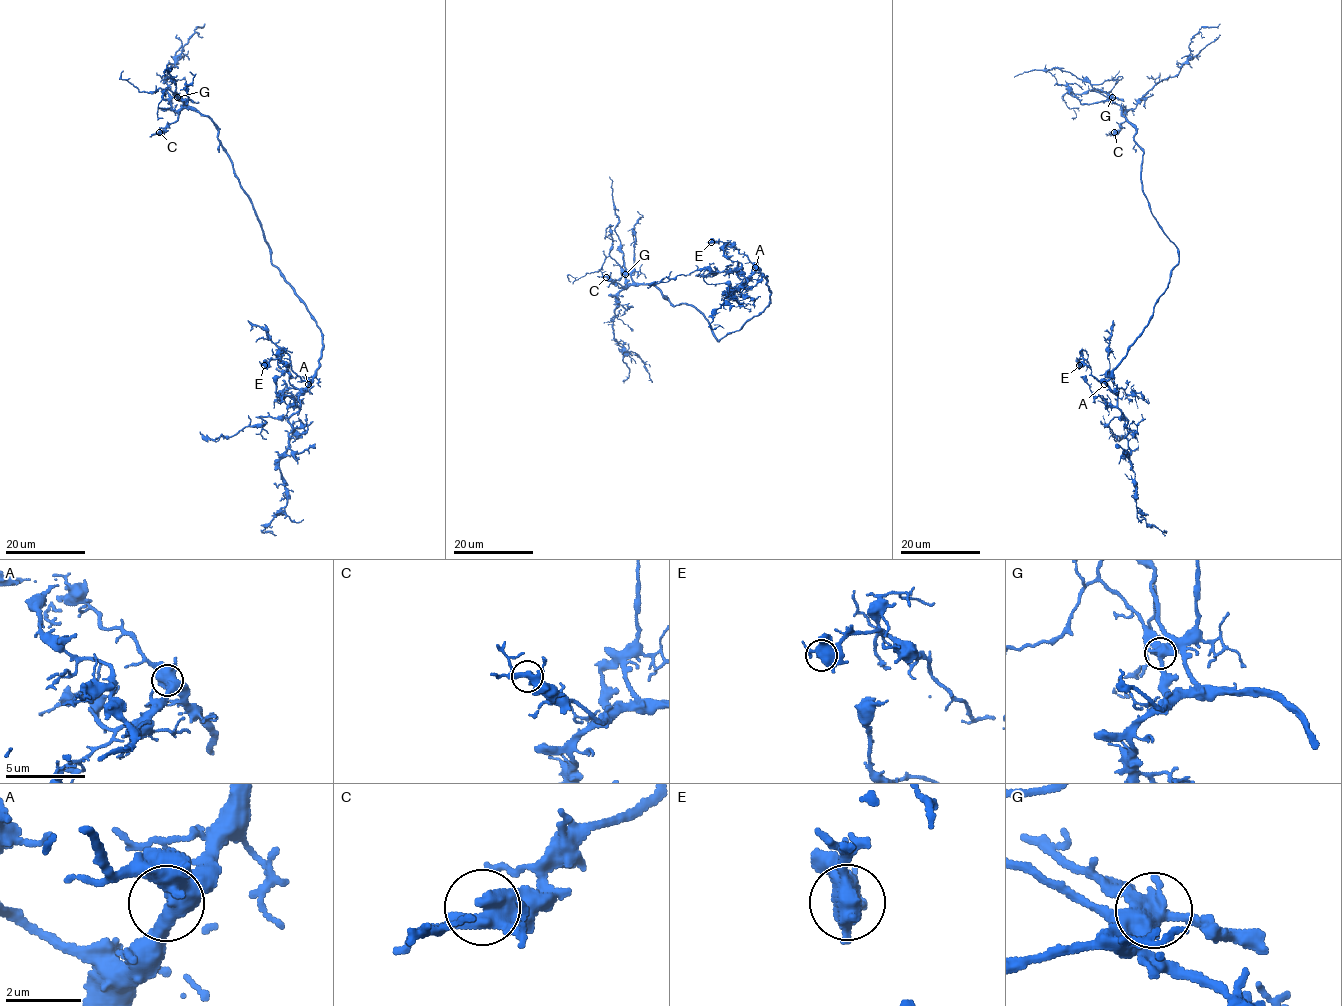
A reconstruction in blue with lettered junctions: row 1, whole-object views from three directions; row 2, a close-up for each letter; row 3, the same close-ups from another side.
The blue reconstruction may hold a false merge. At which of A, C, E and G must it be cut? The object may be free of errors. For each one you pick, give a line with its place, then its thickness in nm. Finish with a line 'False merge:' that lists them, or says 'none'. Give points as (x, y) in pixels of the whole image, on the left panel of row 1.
G: place (177, 97); calibre 400 nm
False merge: G

